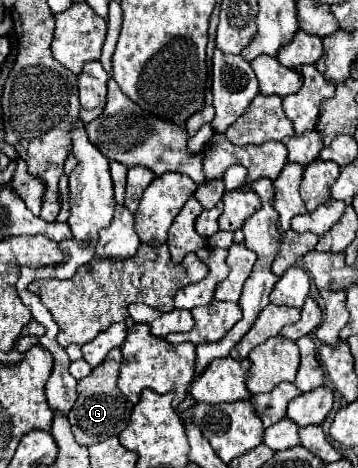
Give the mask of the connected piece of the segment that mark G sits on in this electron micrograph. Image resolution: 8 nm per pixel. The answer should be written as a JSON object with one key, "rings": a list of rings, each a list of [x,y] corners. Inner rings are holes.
{"rings":[[[116,347],[108,353],[108,357],[104,359],[102,365],[94,367],[88,377],[78,381],[78,399],[68,413],[68,419],[72,425],[74,439],[84,447],[90,447],[90,445],[96,445],[100,441],[106,441],[108,437],[120,435],[128,425],[128,419],[130,419],[134,405],[116,387],[120,363],[122,363],[122,353]]]}

